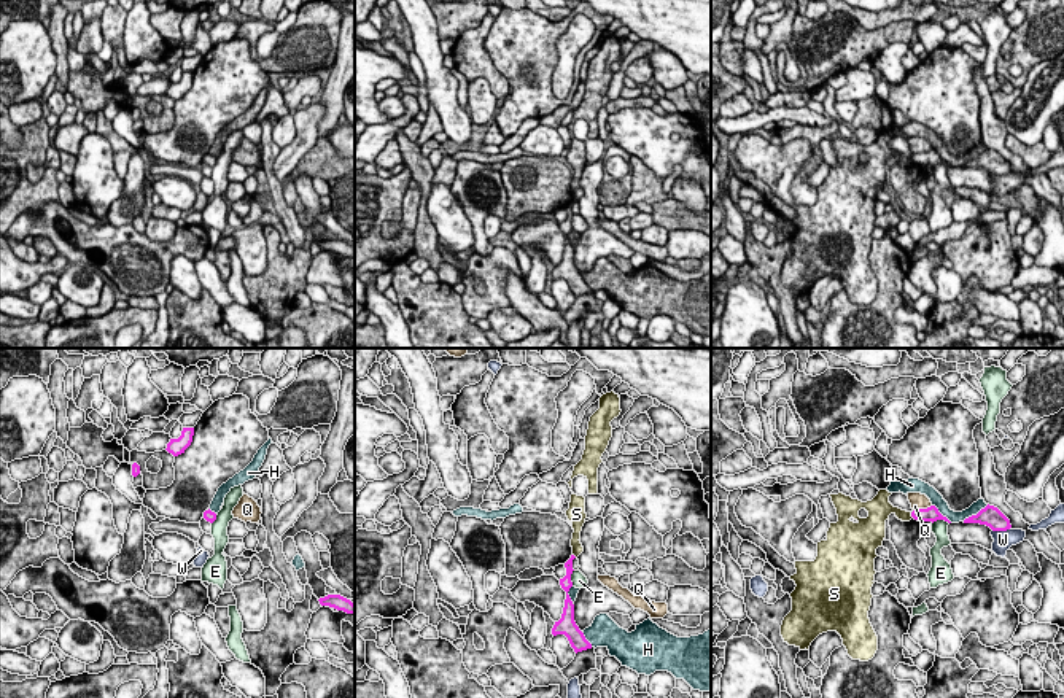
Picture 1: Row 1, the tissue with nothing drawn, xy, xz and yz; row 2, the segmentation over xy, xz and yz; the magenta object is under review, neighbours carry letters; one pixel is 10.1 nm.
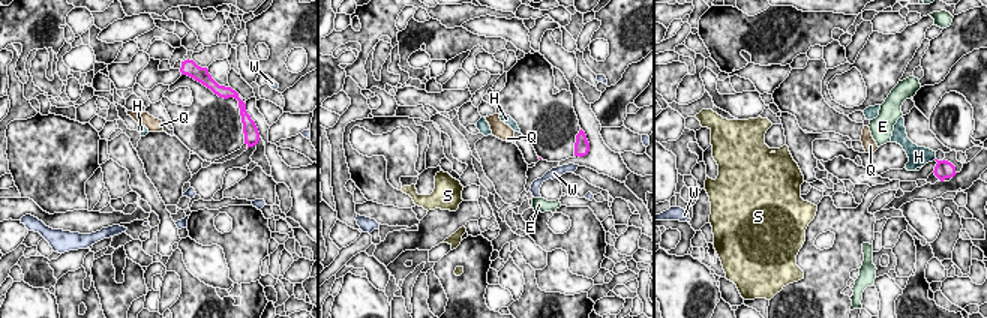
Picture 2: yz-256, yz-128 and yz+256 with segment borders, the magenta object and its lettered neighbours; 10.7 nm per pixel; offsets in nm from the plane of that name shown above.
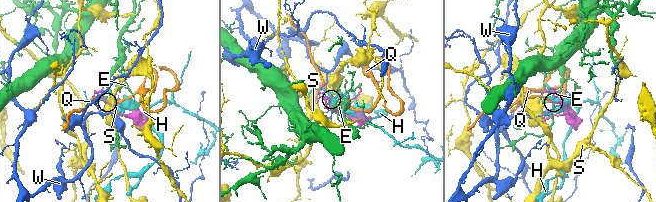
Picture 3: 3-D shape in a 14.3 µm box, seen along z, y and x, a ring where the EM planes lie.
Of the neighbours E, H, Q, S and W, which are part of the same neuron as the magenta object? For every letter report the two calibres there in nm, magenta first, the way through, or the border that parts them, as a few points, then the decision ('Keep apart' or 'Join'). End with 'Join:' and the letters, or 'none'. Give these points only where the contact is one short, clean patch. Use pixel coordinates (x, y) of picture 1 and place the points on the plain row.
E: Thickness 160 nm (magenta) against 160 nm. Boundary: yz (948, 166), (937, 164), (932, 167). Keep apart
H: Thickness 200 nm (magenta) against 130 nm. Keep apart
Q: Thickness 160 nm (magenta) against 160 nm. Boundary: yz (931, 148), (913, 155). Keep apart
S: Thickness 160 nm (magenta) against 120 nm. Boundary: yz (910, 156), (913, 161). Keep apart
W: Thickness 200 nm (magenta) against 190 nm. Boundary: yz (1010, 170), (993, 175). Keep apart
Join: none

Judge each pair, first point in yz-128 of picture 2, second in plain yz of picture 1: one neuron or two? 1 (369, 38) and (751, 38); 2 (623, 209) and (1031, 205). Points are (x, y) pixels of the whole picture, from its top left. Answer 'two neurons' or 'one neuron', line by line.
1: two neurons
2: two neurons

